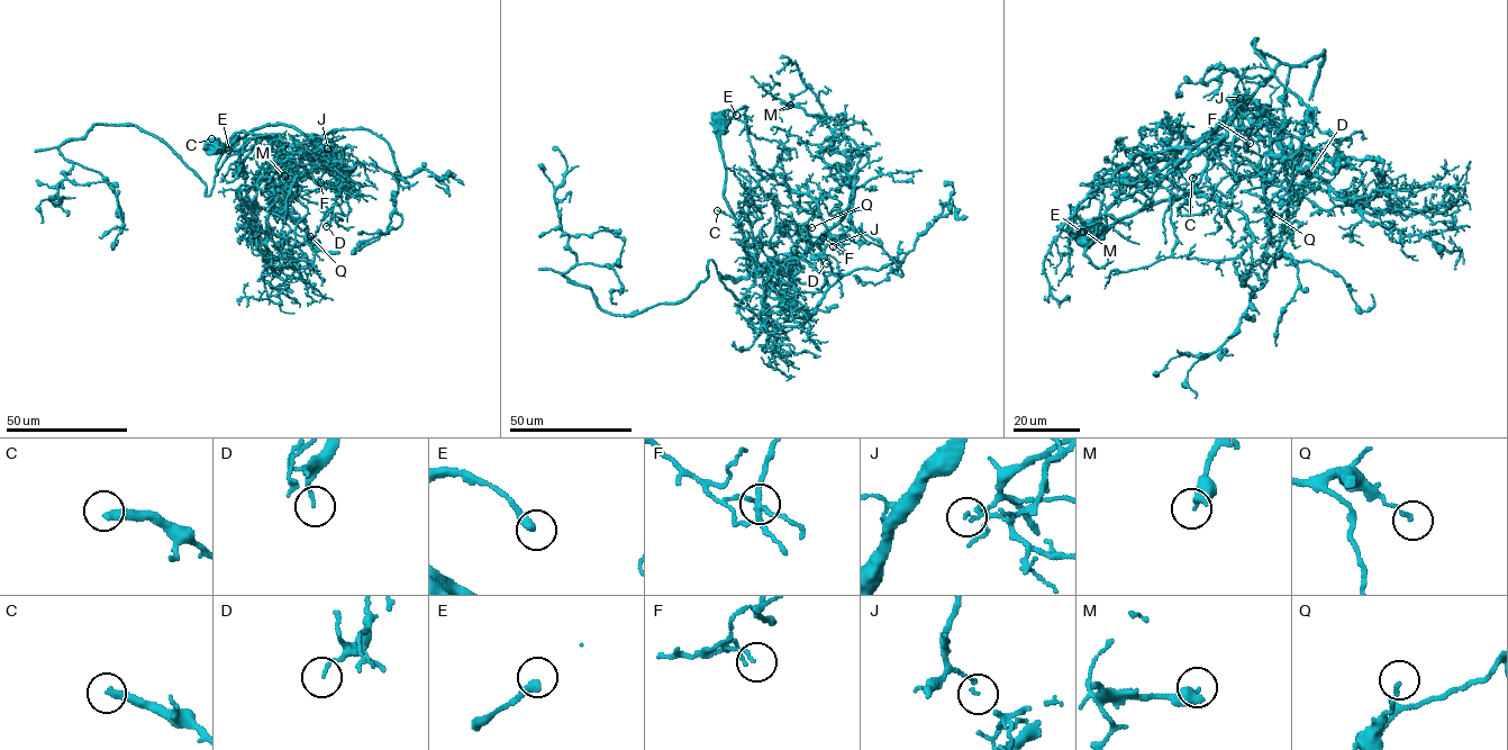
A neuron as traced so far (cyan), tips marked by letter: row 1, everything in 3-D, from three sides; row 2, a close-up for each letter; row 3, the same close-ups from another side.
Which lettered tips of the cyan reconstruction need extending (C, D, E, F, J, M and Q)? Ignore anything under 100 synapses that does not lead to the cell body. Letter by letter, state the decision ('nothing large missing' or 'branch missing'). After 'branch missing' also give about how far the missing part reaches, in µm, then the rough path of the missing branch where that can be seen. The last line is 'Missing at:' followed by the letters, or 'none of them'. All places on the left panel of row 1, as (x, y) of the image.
C: nothing large missing
D: nothing large missing
E: nothing large missing
F: nothing large missing
J: nothing large missing
M: nothing large missing
Q: nothing large missing
Missing at: none of them

